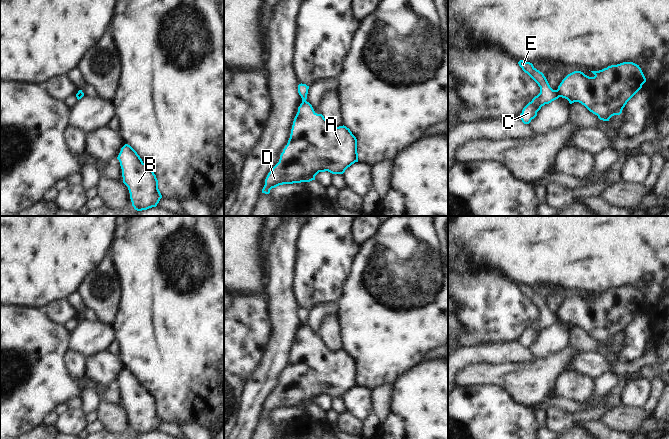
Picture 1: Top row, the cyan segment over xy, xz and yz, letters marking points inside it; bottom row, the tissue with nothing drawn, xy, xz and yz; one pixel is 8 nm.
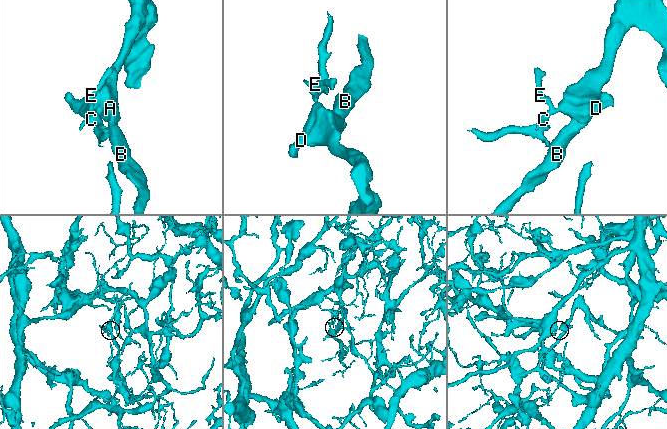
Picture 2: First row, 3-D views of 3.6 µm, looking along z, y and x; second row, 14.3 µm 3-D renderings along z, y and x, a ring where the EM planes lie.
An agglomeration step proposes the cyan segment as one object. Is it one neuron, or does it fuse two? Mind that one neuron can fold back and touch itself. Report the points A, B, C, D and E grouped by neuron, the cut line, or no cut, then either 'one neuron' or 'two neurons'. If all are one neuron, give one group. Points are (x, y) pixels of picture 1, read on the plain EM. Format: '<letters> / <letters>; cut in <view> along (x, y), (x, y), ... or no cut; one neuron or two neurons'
A B D / C E; cut in yz along (555, 314), (560, 320); two neurons

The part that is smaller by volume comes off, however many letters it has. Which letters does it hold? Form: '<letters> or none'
C, E

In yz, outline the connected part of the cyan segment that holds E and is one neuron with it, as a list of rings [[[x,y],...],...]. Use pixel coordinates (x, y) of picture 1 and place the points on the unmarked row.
[[[520,284],[518,288],[540,311],[540,317],[523,332],[520,338],[522,346],[524,348],[529,348],[531,344],[537,340],[537,336],[542,330],[551,327],[560,320],[556,314],[550,311],[544,298],[537,294],[532,287]]]

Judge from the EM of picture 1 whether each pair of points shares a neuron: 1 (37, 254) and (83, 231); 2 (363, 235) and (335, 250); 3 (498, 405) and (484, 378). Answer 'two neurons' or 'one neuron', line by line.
1: one neuron
2: two neurons
3: two neurons

